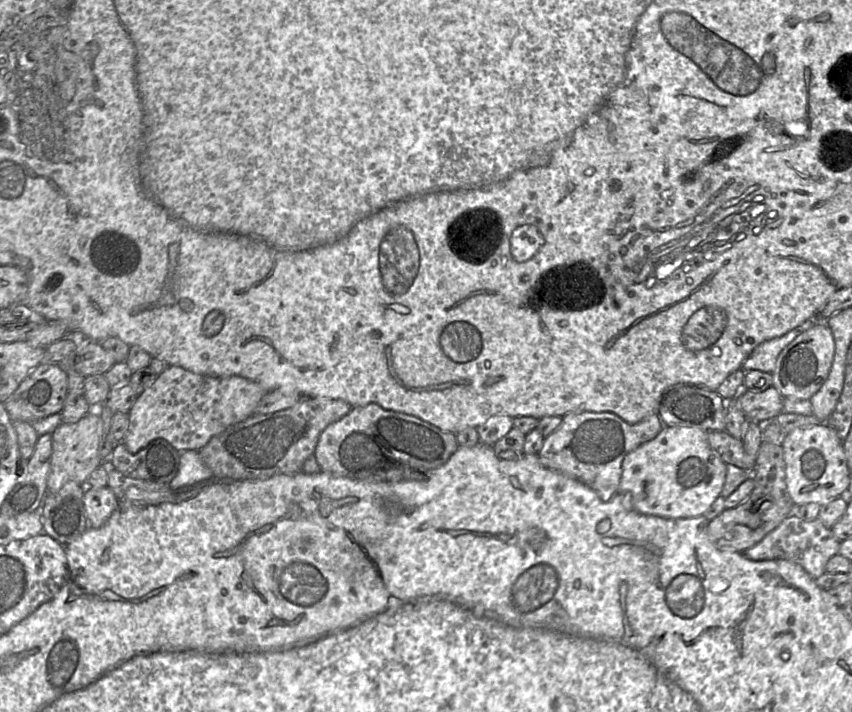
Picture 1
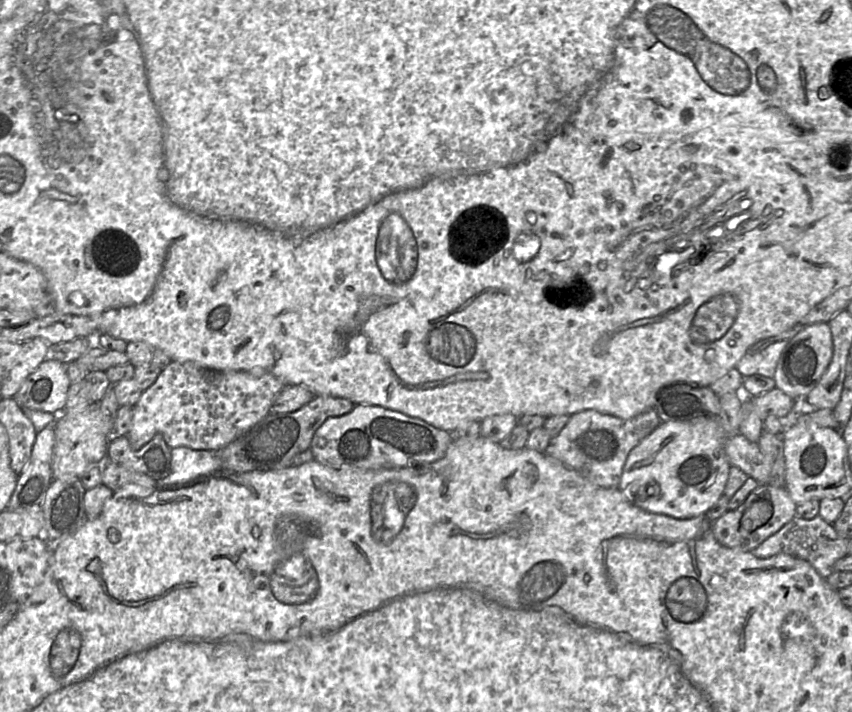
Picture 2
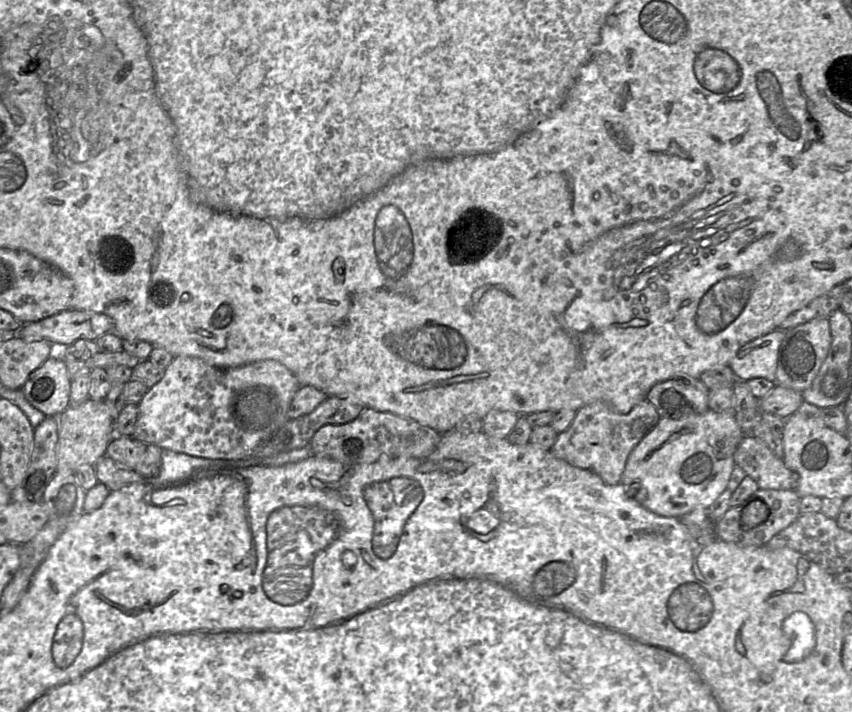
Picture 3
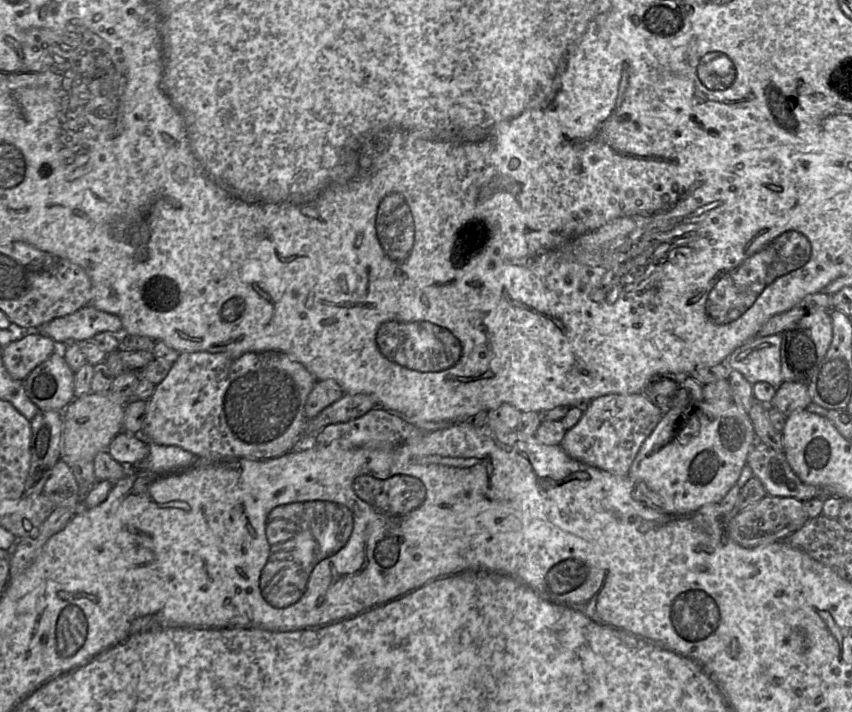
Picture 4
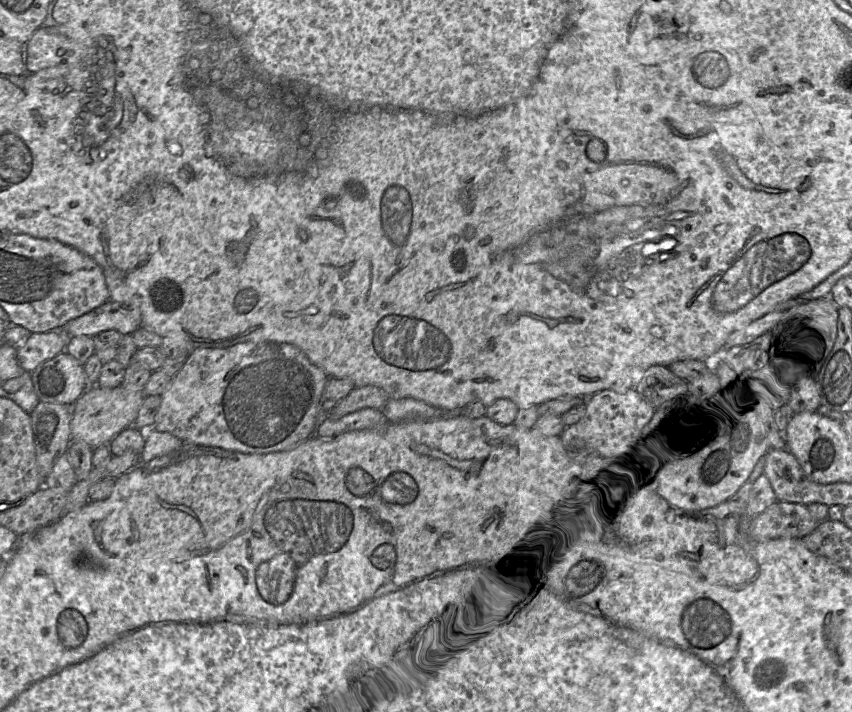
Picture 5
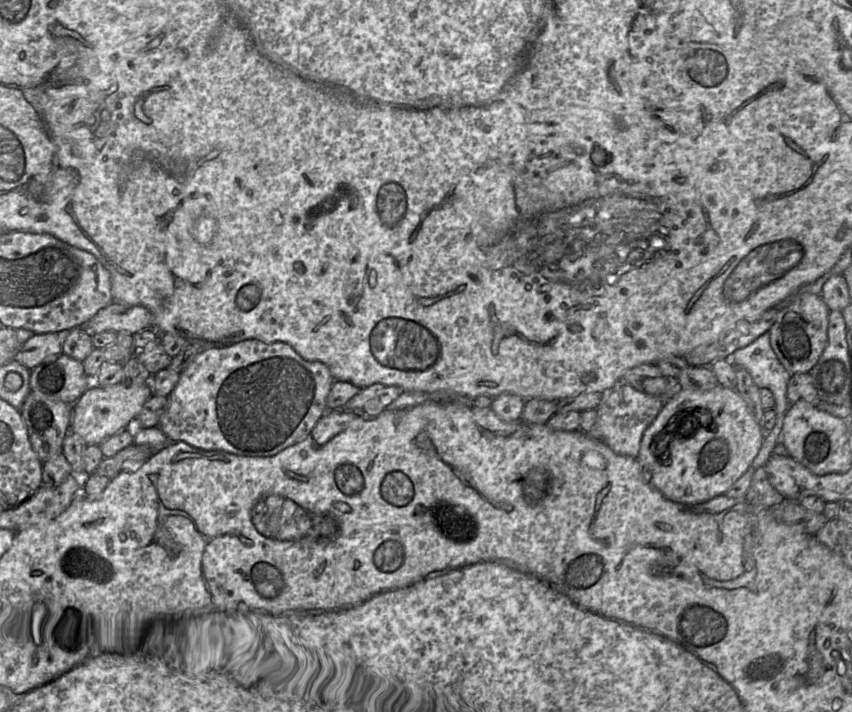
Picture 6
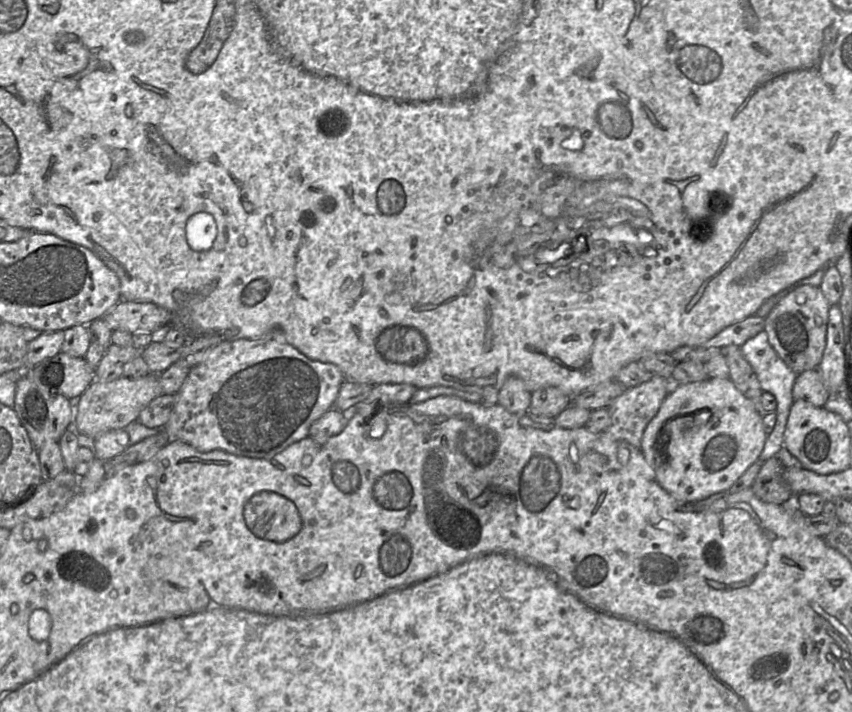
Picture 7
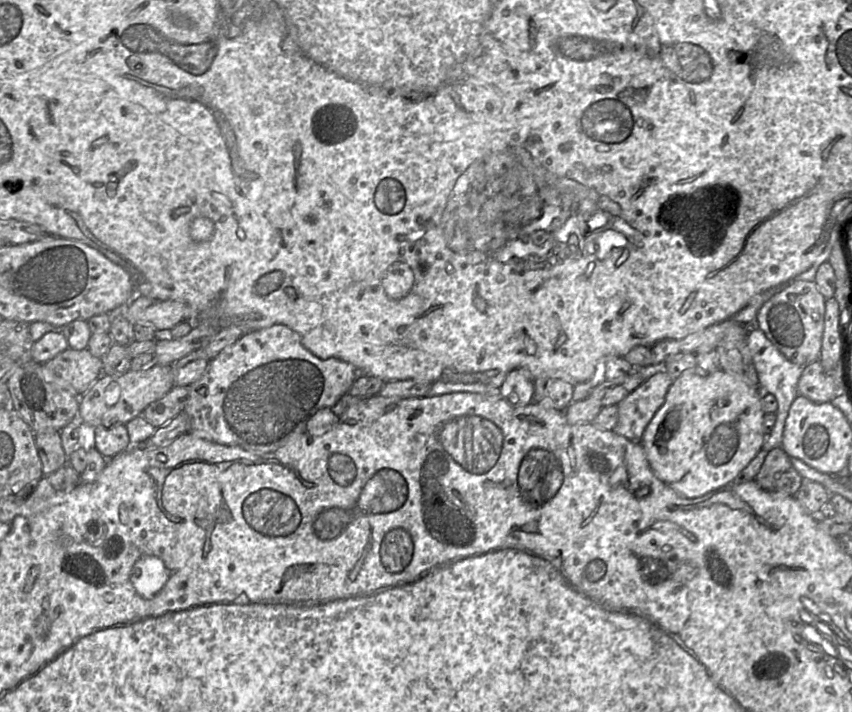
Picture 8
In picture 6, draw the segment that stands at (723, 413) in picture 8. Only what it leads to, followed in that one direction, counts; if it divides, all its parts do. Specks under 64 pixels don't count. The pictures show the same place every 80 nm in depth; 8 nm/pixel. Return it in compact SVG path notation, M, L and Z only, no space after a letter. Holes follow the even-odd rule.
M722 385L710 390L676 388L656 419L643 433L636 459L644 480L664 497L683 505L697 505L725 494L749 469L763 445L764 437L762 426L750 413L744 399L735 389ZM696 411L705 411L711 416L709 425L698 426Z

